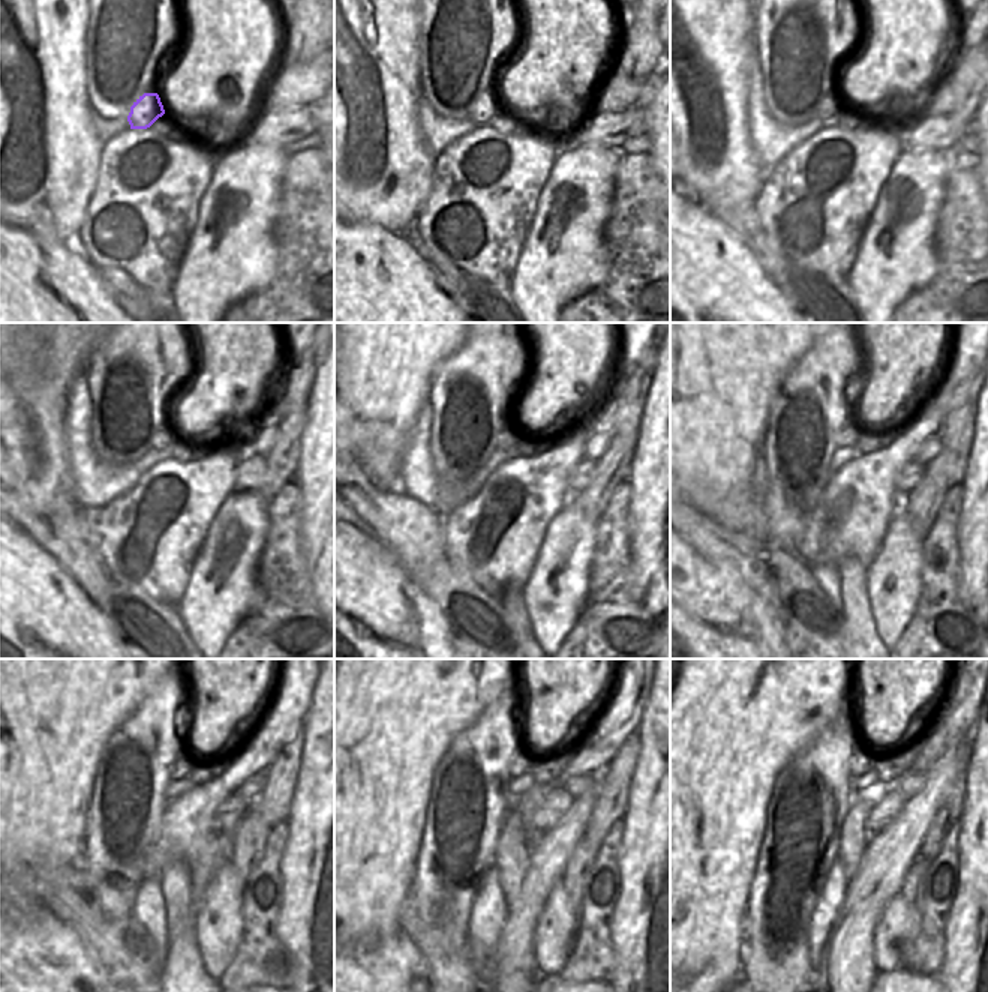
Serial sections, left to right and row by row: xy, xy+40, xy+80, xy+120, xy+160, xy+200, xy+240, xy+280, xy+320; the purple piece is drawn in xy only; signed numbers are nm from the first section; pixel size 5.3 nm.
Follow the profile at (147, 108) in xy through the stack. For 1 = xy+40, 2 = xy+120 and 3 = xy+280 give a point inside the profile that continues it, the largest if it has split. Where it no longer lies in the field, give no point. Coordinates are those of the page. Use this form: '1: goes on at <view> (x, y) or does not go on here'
1: goes on at xy+40 (486, 108)
2: goes on at xy+120 (171, 437)
3: goes on at xy+280 (523, 760)

